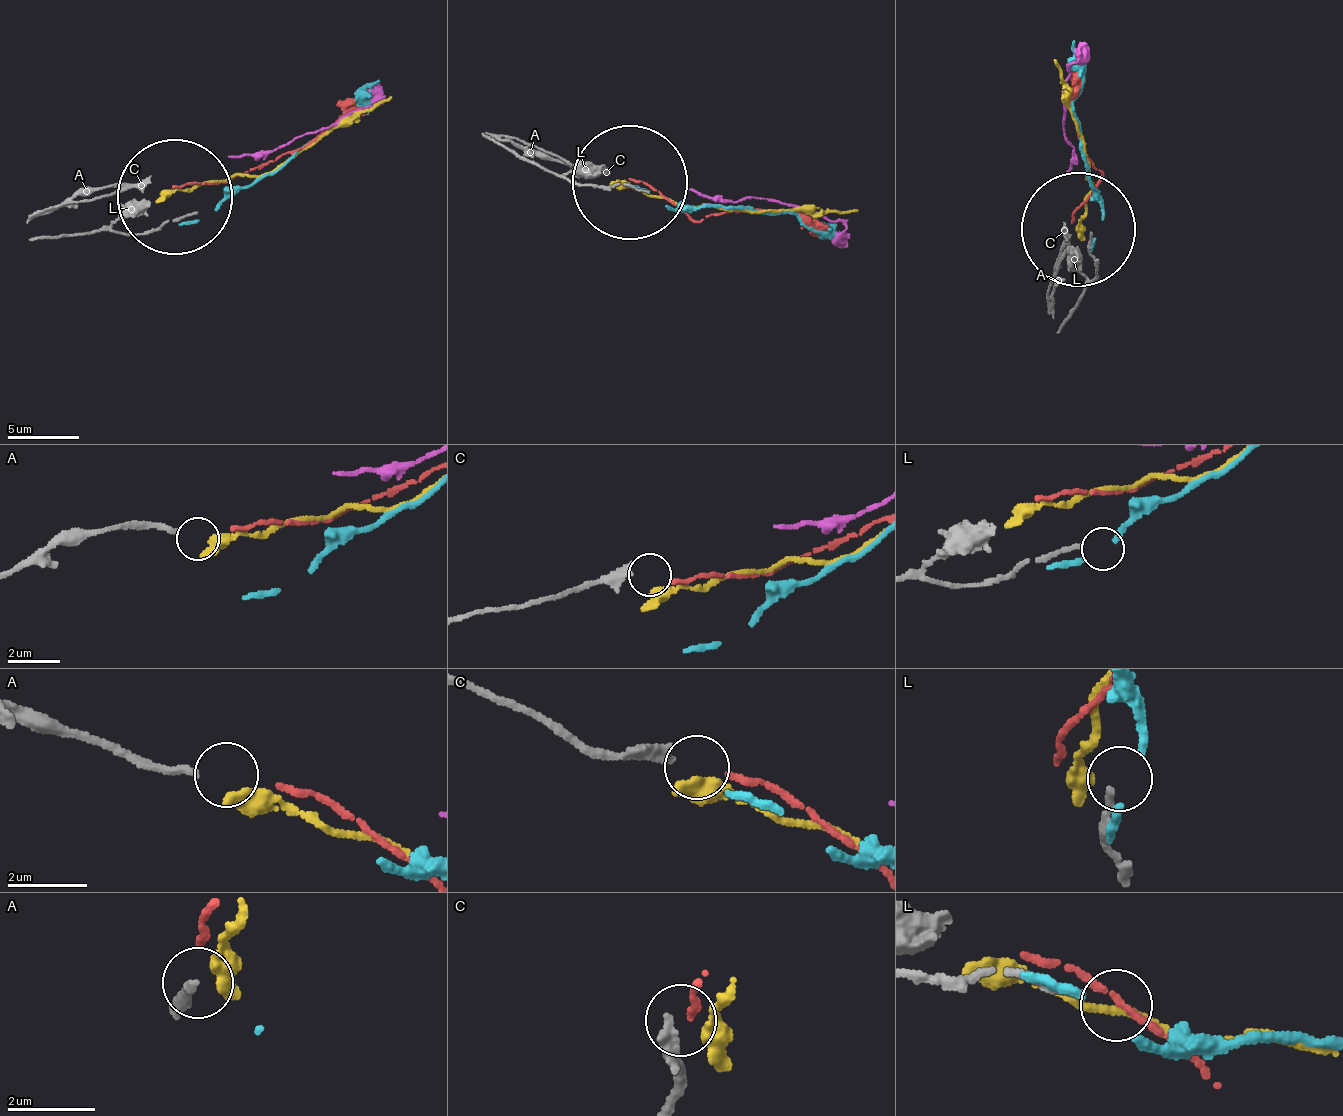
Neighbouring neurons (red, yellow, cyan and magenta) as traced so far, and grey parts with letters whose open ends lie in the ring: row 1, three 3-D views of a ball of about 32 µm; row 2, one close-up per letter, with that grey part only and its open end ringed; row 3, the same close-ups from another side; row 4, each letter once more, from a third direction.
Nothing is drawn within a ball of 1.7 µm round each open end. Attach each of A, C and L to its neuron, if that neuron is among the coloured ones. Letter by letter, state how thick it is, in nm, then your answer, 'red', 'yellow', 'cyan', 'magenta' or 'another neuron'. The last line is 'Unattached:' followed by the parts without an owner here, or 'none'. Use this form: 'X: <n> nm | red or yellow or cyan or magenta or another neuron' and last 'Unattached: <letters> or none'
A: 180 nm | yellow
C: 360 nm | red
L: 160 nm | another neuron
Unattached: L

